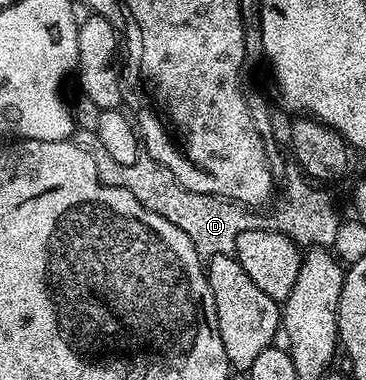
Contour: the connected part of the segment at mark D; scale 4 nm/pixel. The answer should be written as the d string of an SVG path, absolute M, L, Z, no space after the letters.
M81 132L79 136L79 144L91 153L102 183L117 185L130 191L130 195L134 195L134 199L138 199L138 203L142 203L142 207L146 207L150 211L162 215L162 219L174 223L174 227L178 227L190 237L190 243L194 243L201 260L207 261L214 255L231 256L236 252L238 236L242 235L242 232L247 229L265 228L266 221L255 217L252 214L255 212L249 211L245 206L237 205L234 201L226 201L223 197L202 195L200 192L182 187L178 183L178 179L174 179L172 172L159 165L157 161L141 159L133 165L123 165L117 163L115 159L110 159L110 155L104 150L102 143L98 143L95 133Z

